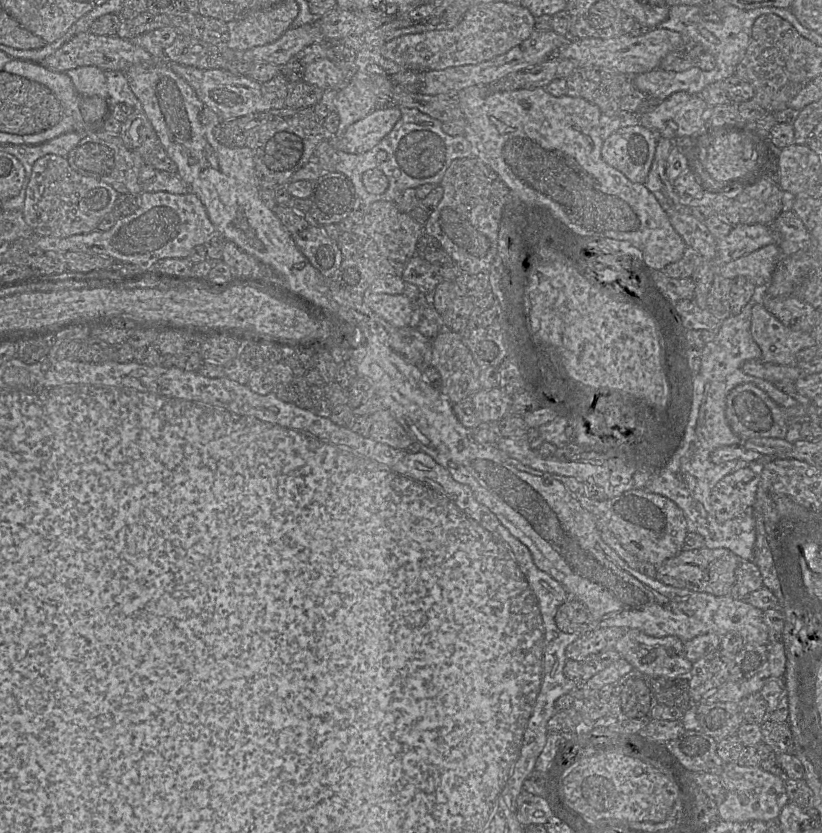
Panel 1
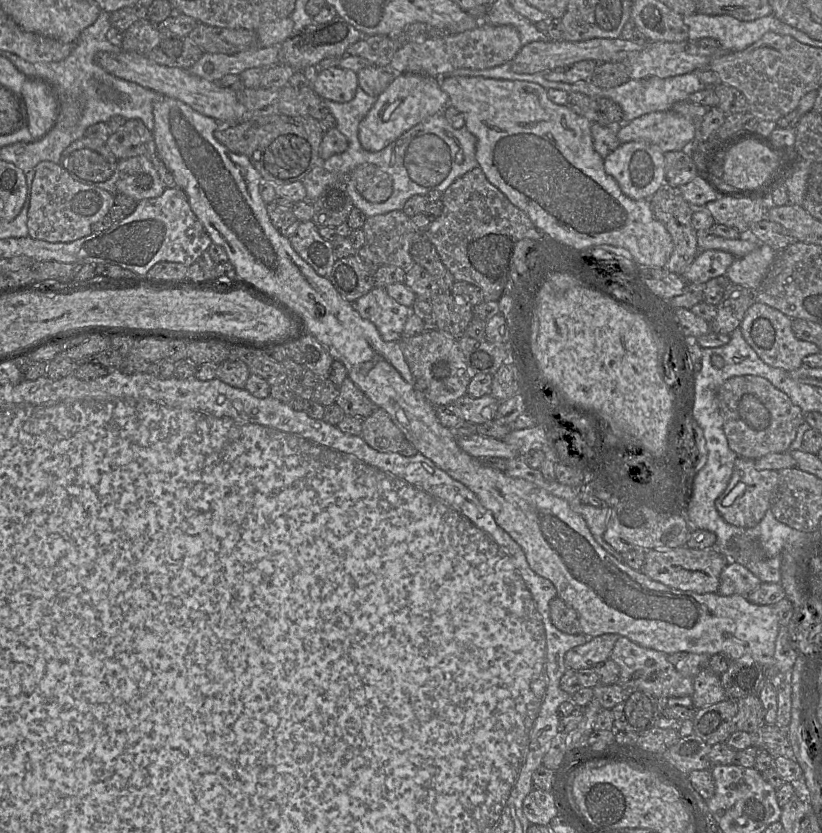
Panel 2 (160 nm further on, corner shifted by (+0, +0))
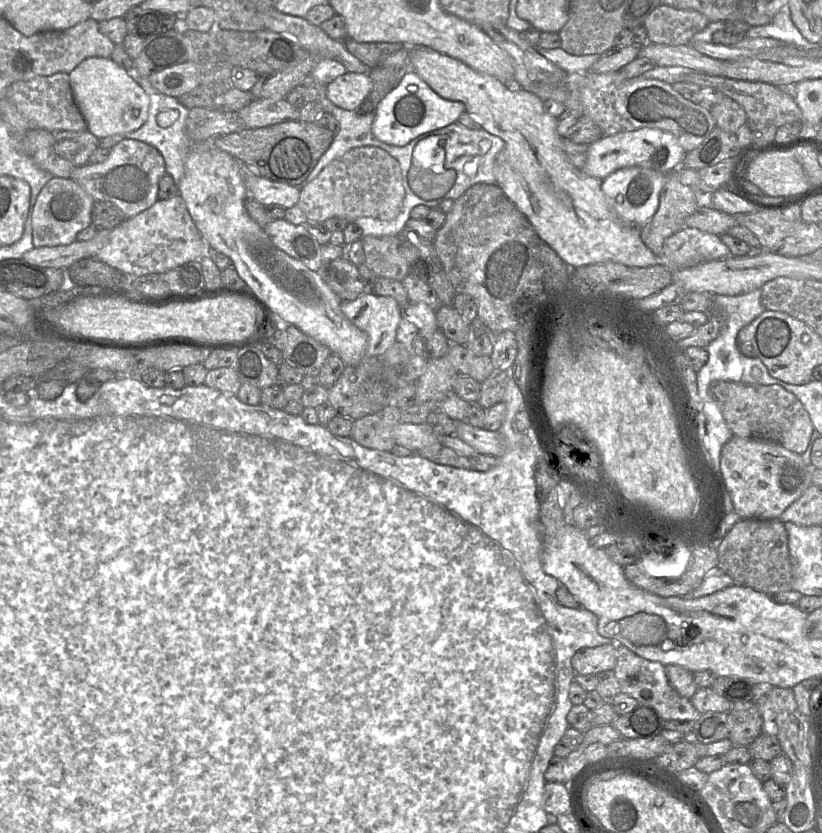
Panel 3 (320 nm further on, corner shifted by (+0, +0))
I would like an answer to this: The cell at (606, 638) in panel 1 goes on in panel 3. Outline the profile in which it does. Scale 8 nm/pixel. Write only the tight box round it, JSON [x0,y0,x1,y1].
[572,643,617,674]

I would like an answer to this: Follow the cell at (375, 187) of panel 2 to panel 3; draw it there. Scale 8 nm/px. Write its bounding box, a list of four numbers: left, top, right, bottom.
[298,146,404,223]

